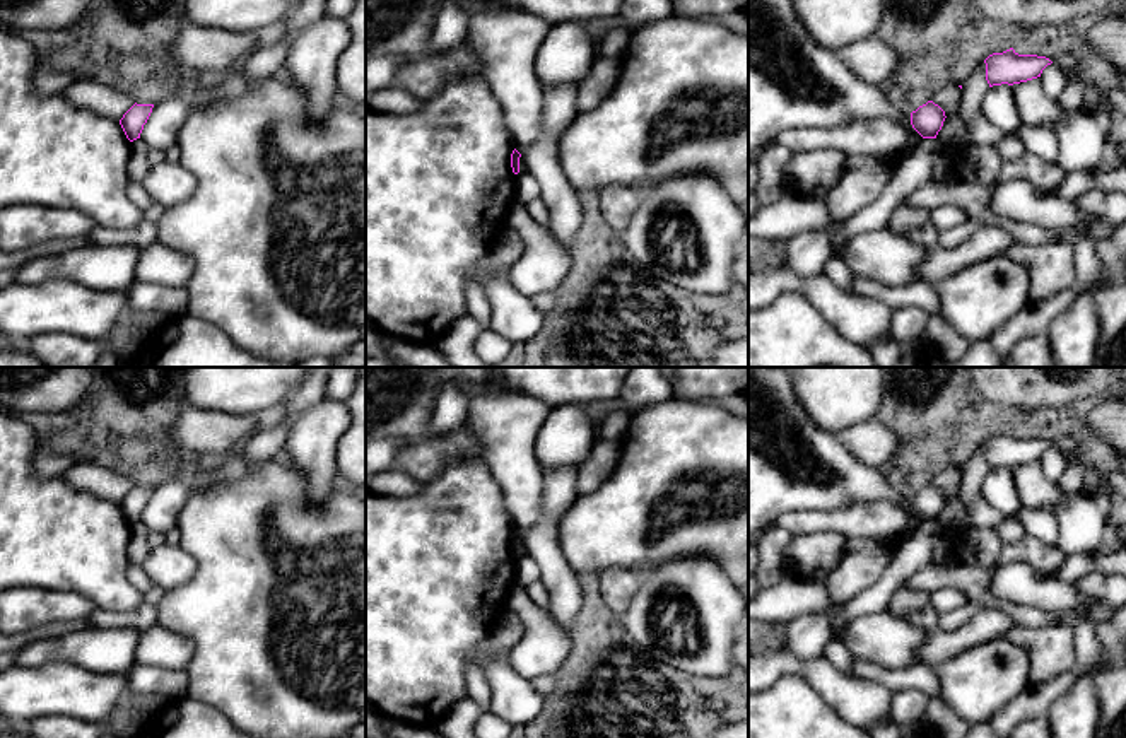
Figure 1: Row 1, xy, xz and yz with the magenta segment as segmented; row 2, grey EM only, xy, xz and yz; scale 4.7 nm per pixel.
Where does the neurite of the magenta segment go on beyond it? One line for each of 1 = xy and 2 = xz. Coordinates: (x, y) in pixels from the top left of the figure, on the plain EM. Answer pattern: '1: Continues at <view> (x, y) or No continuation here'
1: No continuation here
2: No continuation here

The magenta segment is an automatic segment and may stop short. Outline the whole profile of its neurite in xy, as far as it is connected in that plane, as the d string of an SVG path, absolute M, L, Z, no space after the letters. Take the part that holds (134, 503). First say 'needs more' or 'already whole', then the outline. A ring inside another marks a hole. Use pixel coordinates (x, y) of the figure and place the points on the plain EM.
already whole | M133 487L120 502L120 507L130 524L140 521L144 507L147 506L154 487Z

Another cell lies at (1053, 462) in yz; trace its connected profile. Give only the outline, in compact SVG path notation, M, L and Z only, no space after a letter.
M1051 446L1047 448L1042 456L1041 456L1041 465L1044 468L1046 477L1058 483L1059 478L1063 477L1064 470L1066 470L1066 460L1061 454L1061 451L1058 449L1058 446Z

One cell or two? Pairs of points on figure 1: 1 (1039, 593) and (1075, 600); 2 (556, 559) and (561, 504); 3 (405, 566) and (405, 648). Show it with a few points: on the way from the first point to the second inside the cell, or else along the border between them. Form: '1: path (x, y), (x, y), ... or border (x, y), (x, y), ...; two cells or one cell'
1: path (1048, 593), (1067, 600); one cell
2: path (549, 545), (551, 518); one cell
3: path (405, 586), (405, 627); one cell

